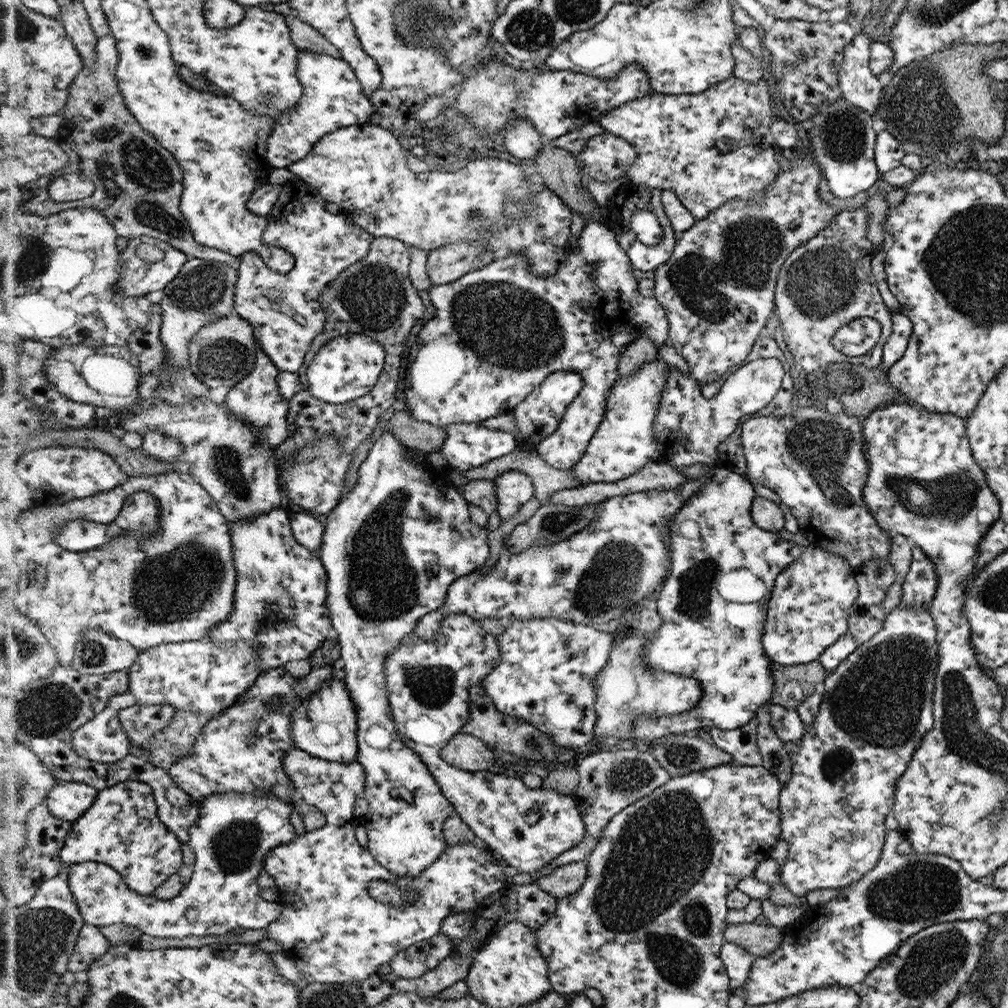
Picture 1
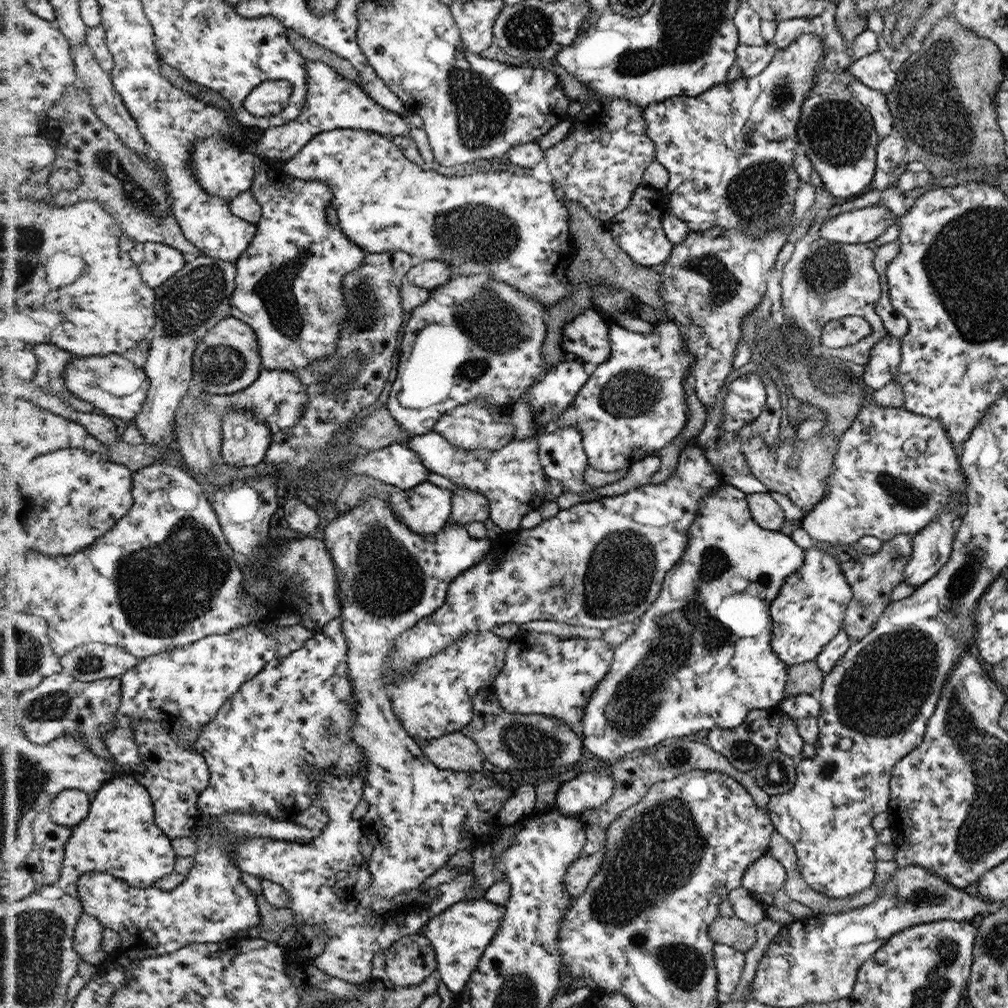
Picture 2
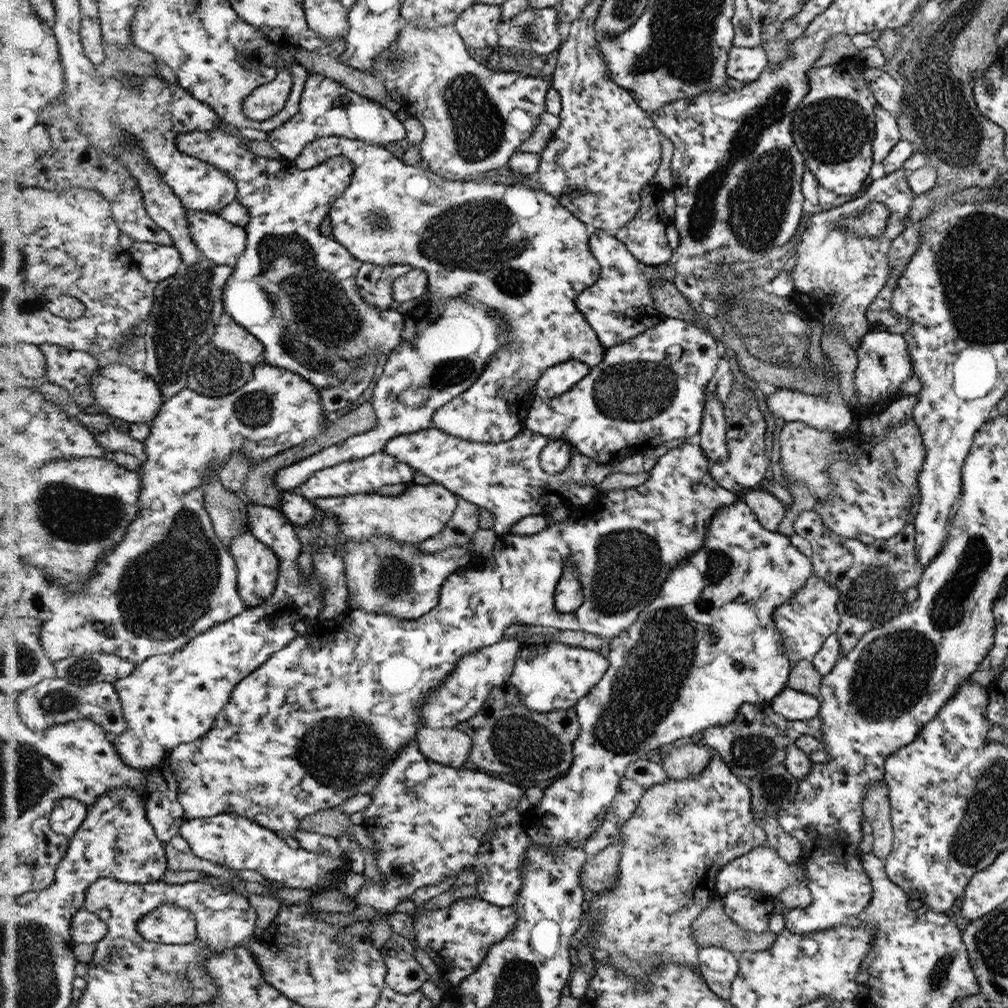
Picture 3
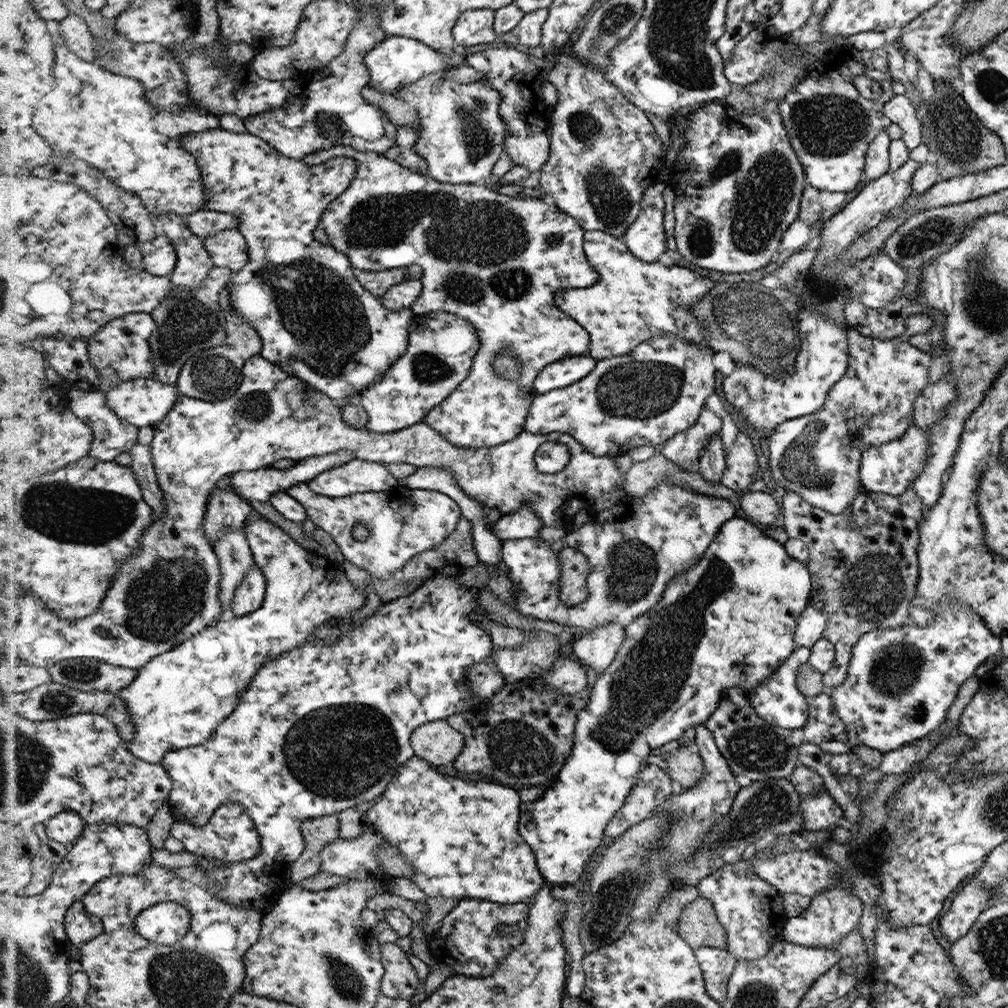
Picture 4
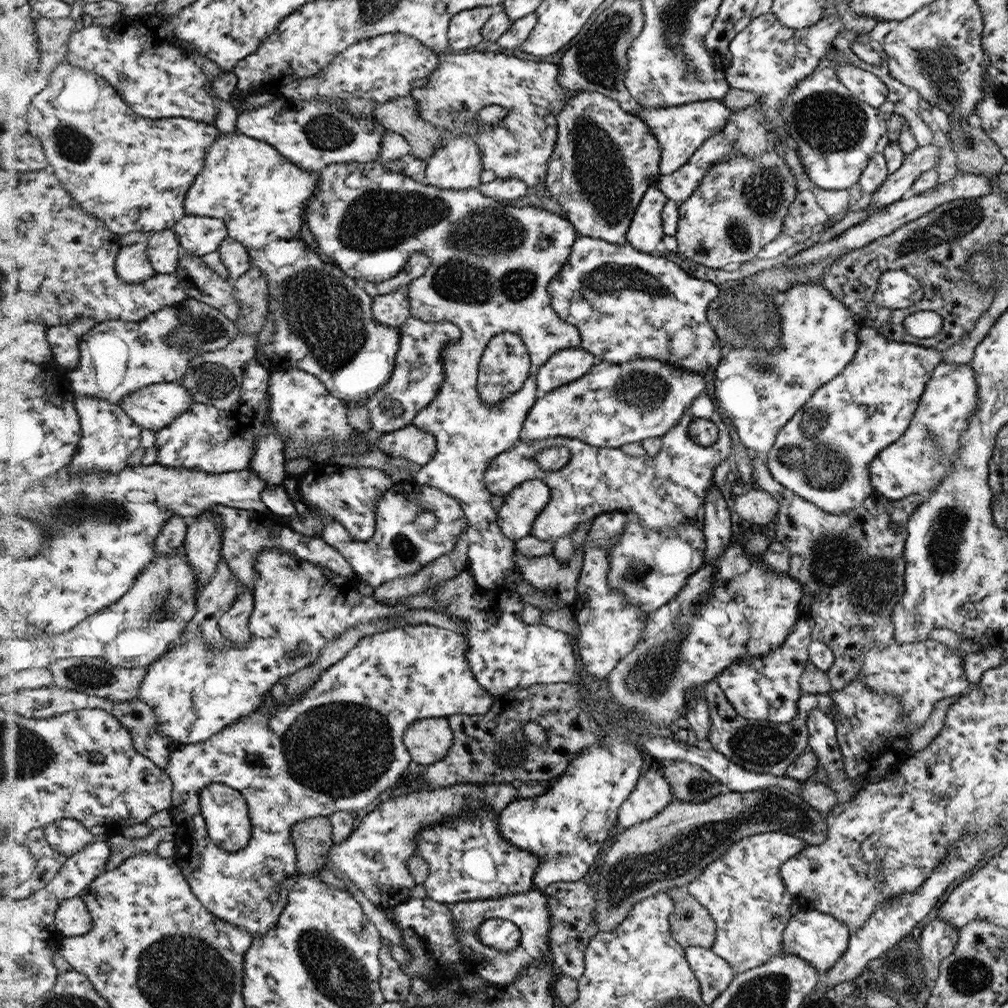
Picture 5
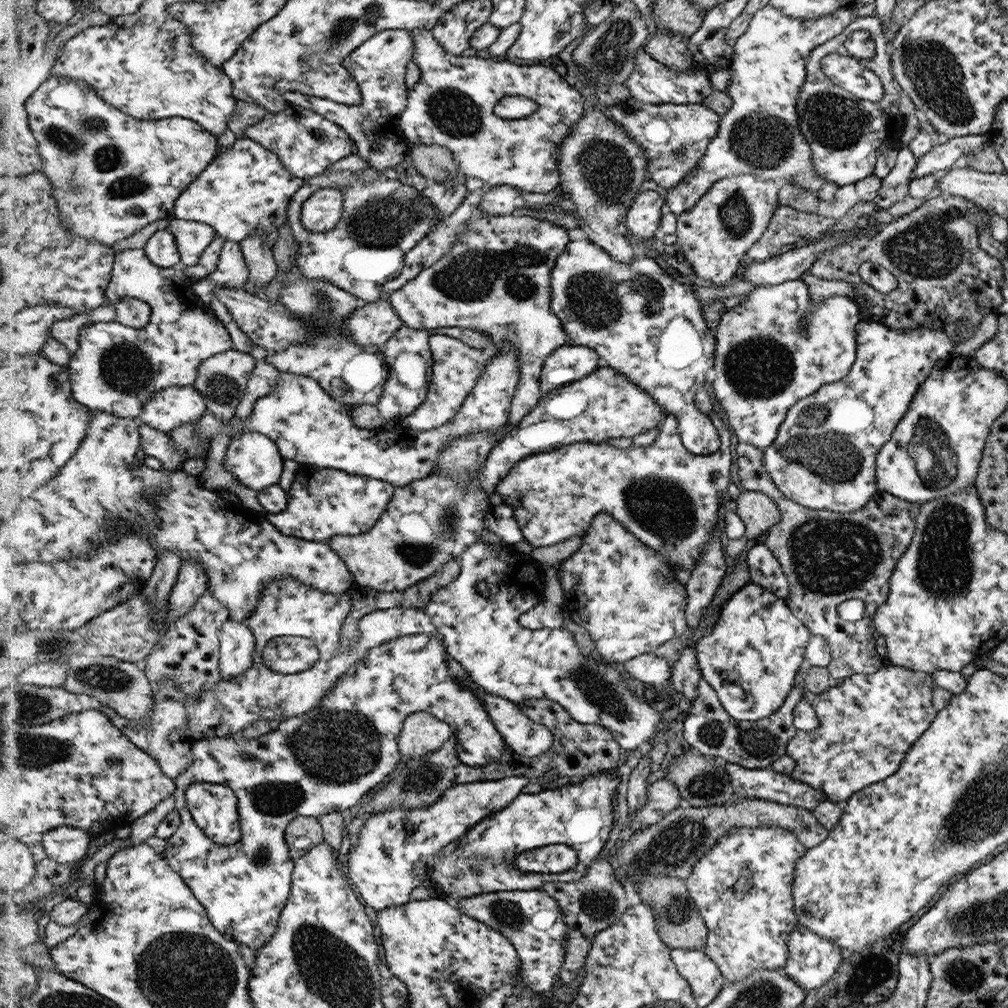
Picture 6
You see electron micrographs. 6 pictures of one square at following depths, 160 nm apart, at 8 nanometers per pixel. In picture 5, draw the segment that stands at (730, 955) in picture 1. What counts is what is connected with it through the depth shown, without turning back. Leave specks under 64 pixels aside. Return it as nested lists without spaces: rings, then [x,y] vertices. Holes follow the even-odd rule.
[[[685,947],[685,954],[701,985],[701,998],[708,1004],[716,1001],[729,988],[735,974],[728,959],[711,948]]]

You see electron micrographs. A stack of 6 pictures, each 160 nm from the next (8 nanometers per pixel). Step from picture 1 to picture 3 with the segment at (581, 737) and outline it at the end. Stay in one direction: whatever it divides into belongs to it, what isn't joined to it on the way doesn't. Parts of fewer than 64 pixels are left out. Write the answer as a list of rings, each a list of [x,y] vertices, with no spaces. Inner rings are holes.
[[[563,643],[534,644],[521,646],[517,654],[513,673],[508,683],[518,689],[524,706],[539,713],[569,709],[582,697],[592,692],[592,688],[609,668],[608,656],[600,651],[566,645]]]

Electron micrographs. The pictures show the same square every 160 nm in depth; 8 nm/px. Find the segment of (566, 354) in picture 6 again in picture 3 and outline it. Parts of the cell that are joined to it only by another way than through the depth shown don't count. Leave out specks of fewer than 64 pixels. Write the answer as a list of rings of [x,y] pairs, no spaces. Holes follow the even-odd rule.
[[[570,360],[547,369],[536,382],[536,397],[549,399],[568,393],[577,382],[584,380],[591,368],[585,363]]]

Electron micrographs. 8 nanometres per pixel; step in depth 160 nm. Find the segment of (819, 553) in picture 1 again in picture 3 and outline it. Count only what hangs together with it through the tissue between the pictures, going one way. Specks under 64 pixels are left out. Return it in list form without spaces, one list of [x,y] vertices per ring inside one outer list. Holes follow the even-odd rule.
[[[813,572],[813,576],[806,581],[792,601],[774,609],[773,619],[777,629],[784,635],[785,653],[791,662],[812,660],[823,648],[830,634],[837,632],[841,624],[838,611],[840,600],[840,589],[826,582],[817,572]]]

